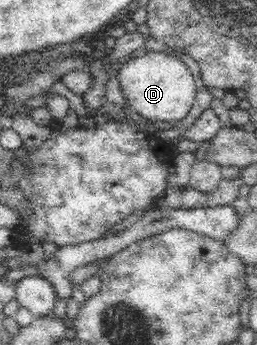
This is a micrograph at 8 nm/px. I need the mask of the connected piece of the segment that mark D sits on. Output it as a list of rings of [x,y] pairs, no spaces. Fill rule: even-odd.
[[[147,51],[144,56],[125,60],[117,66],[115,75],[128,106],[151,122],[183,121],[196,99],[196,79],[189,67],[163,51]]]

